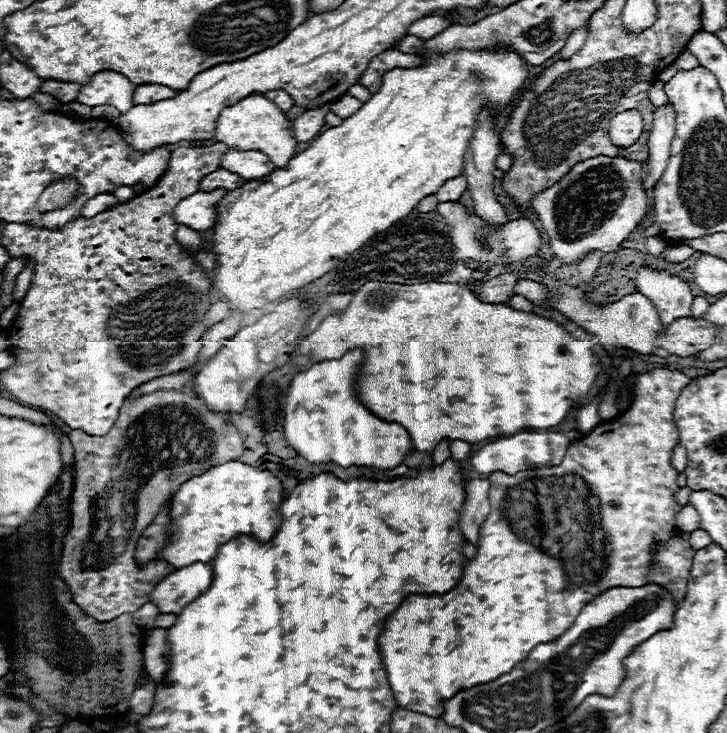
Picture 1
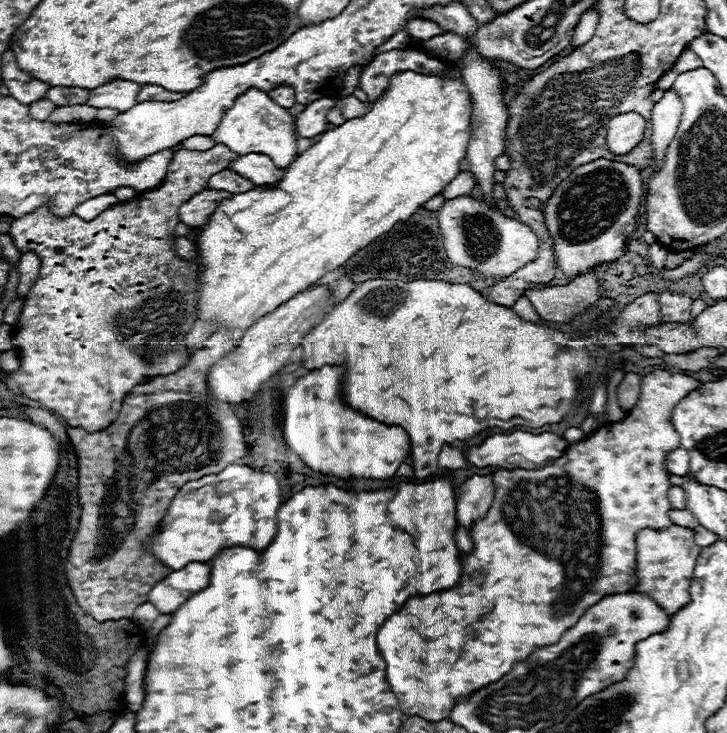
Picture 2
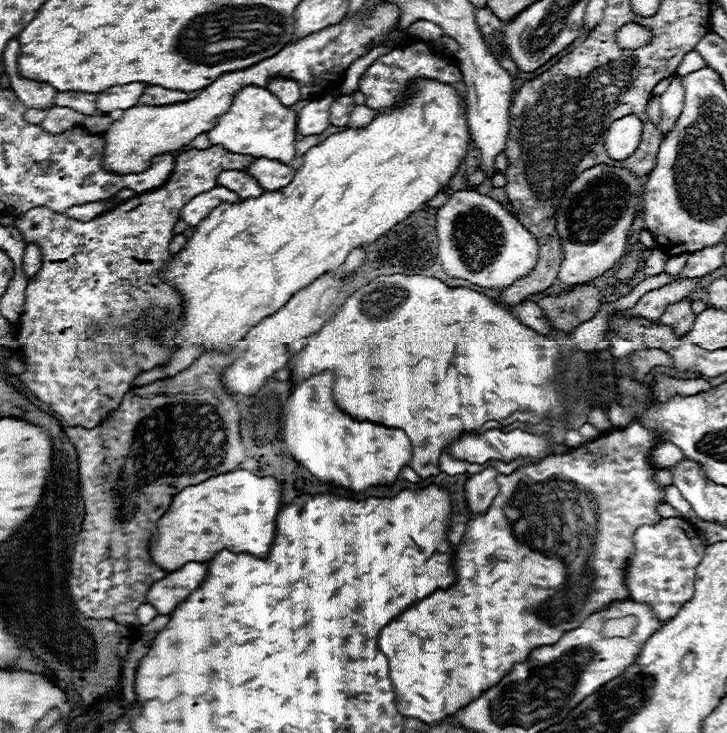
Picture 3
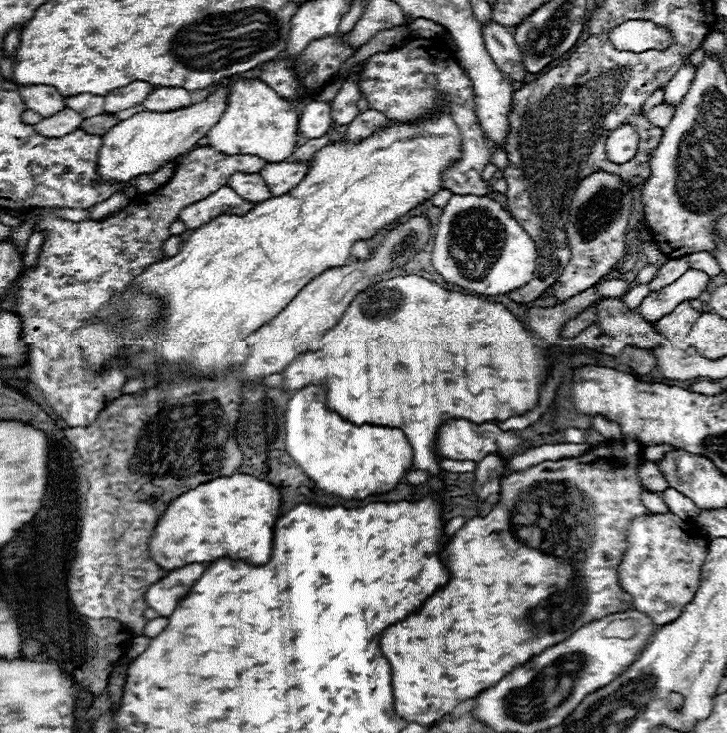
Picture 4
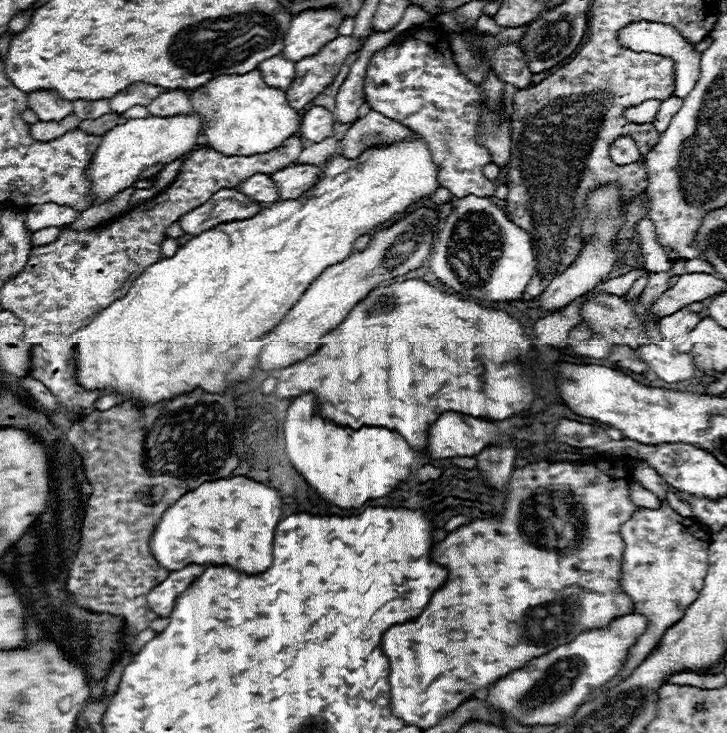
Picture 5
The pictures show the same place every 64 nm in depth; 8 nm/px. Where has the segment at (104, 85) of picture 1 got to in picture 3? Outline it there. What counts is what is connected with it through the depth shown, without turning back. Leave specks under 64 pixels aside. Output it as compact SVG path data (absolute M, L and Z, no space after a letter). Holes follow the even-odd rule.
M144 82L112 86L110 90L98 94L98 110L104 114L108 114L112 110L128 110L140 102L140 96L144 94L146 86L148 84L144 84Z

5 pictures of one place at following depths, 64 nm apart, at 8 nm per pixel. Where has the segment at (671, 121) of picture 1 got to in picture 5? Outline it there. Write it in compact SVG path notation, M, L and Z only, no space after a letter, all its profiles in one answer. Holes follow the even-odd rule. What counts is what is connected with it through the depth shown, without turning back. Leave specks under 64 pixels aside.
M634 22L630 24L626 30L618 32L618 38L622 42L622 46L630 46L630 50L646 50L646 52L654 52L654 54L662 54L662 56L670 56L674 60L674 70L676 70L676 88L674 88L674 96L678 98L686 98L686 94L694 88L694 84L700 78L700 58L702 52L696 50L694 44L690 44L686 38L682 38L680 34L676 34L676 28L668 26L668 24L654 24L654 22Z

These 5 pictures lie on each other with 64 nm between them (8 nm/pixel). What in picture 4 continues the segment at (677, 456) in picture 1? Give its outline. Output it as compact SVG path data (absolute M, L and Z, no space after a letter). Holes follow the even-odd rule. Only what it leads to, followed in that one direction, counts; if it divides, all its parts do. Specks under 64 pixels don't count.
M658 444L658 446L648 446L646 450L644 450L644 458L646 460L650 460L650 462L656 462L658 458L662 458L666 452L670 452L672 450L672 446L668 446L668 444Z

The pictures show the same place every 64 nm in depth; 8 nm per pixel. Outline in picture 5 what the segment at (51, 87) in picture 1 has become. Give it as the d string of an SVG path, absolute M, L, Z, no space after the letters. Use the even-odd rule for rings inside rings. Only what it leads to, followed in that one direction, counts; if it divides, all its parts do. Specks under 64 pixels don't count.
M98 100L98 102L72 102L74 104L74 112L80 120L96 120L104 114L110 114L110 102L108 100Z

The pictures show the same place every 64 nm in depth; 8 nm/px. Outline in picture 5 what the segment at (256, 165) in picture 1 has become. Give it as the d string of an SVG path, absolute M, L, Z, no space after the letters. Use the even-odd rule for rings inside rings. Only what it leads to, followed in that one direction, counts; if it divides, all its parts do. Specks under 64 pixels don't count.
M296 164L270 176L274 178L274 182L278 182L278 186L282 186L282 200L296 200L318 182L320 172L322 170L318 166Z

